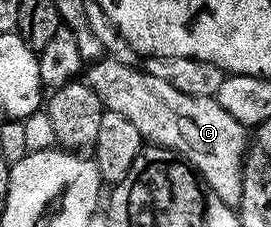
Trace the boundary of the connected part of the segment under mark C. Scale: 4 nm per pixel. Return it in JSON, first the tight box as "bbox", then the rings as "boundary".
{"bbox":[84,57,248,208],"boundary":[[[102,57],[99,63],[85,68],[84,79],[89,83],[96,97],[100,97],[103,108],[108,111],[121,113],[128,117],[136,129],[140,129],[143,140],[147,144],[164,147],[167,151],[177,152],[212,189],[215,199],[221,201],[223,207],[237,208],[242,188],[242,165],[248,154],[248,131],[243,127],[224,105],[218,103],[215,97],[188,97],[188,93],[180,93],[168,81],[160,81],[160,77],[152,77],[145,69],[139,69],[129,63],[122,63],[119,59]]]}

